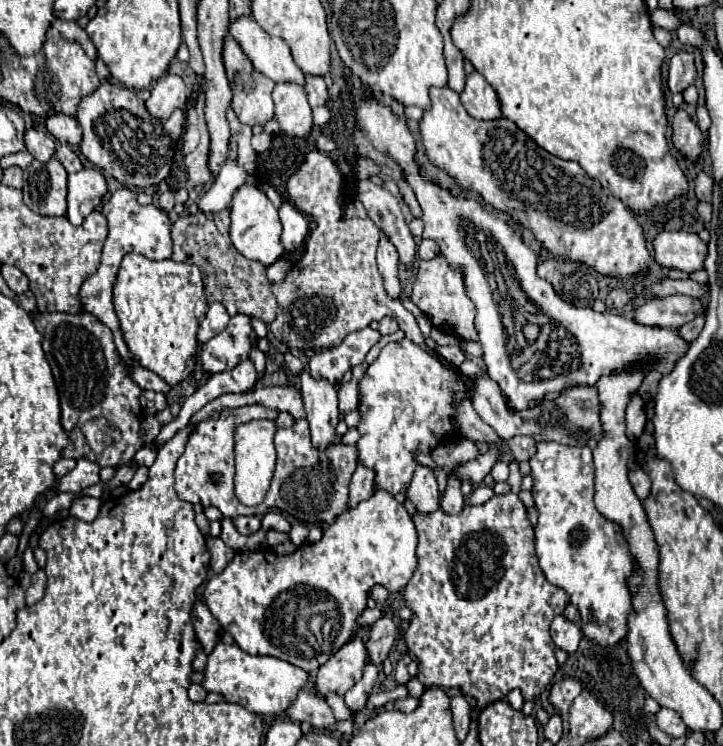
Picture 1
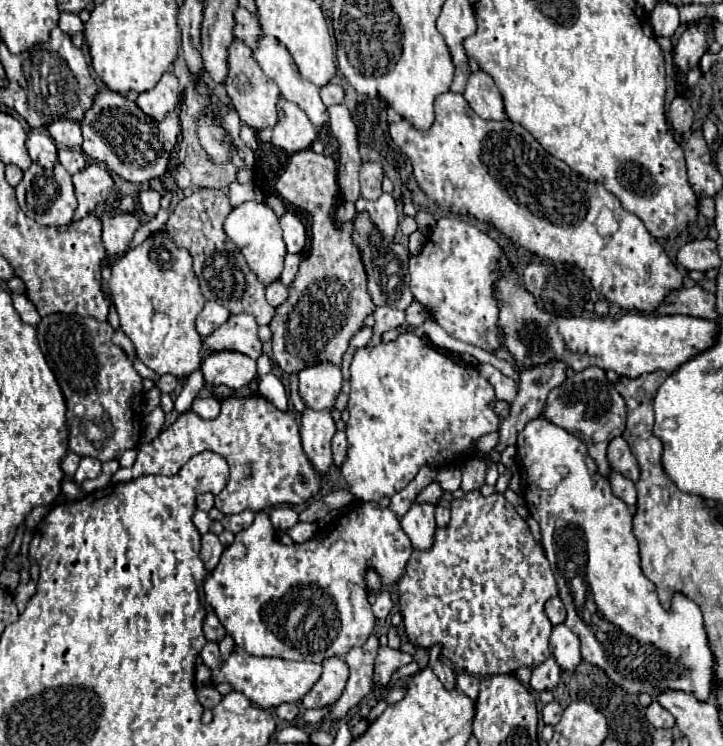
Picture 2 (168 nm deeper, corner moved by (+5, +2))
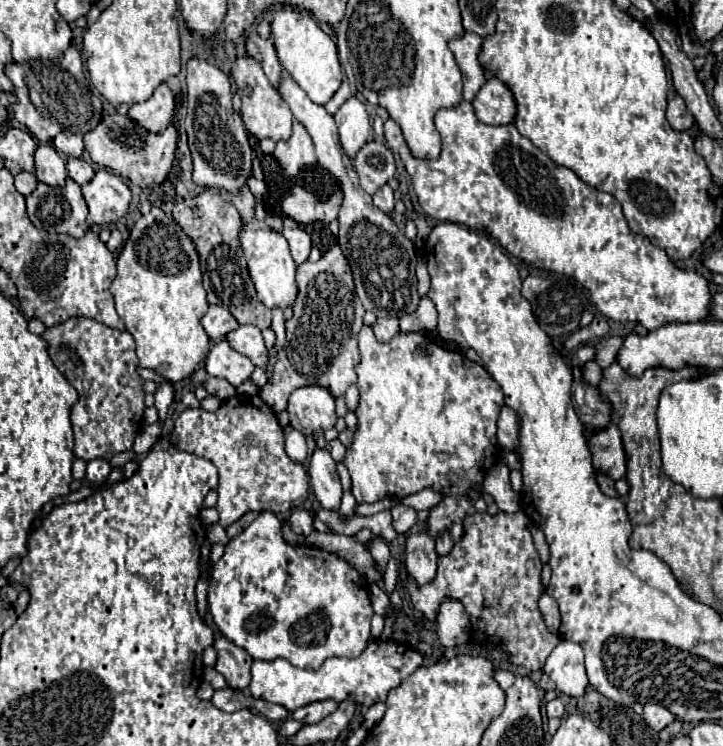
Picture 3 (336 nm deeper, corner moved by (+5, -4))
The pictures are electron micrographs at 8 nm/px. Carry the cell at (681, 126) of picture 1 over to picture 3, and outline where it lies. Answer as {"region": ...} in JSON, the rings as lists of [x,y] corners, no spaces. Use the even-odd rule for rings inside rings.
{"region":[[[674,97],[672,101],[668,101],[668,109],[666,109],[666,119],[670,123],[670,127],[674,131],[688,131],[694,123],[692,113],[686,109],[686,103],[682,97]]]}

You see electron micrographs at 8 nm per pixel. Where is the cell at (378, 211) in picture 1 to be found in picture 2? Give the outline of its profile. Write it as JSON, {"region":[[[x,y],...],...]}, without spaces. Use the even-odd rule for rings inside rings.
{"region":[[[364,161],[360,169],[360,185],[362,185],[362,197],[364,199],[378,199],[382,195],[382,179],[384,179],[384,167],[378,161]]]}

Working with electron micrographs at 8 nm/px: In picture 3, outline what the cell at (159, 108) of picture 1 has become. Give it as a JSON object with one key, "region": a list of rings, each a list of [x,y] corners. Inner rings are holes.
{"region":[[[162,83],[156,87],[154,95],[148,101],[132,105],[128,117],[152,133],[162,133],[172,121],[174,107],[176,107],[174,93],[166,83]]]}

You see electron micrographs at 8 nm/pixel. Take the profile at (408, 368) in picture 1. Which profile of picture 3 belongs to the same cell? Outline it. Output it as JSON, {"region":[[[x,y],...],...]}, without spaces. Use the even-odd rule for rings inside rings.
{"region":[[[364,325],[358,333],[358,345],[360,363],[356,365],[356,385],[360,401],[354,411],[358,427],[344,459],[356,501],[376,503],[384,497],[404,499],[424,487],[432,487],[444,495],[470,493],[478,499],[480,495],[470,491],[470,485],[482,483],[496,457],[496,419],[504,405],[500,385],[484,367],[456,351],[434,345],[422,333],[398,333],[392,341],[380,343],[376,341],[372,327]],[[436,453],[448,453],[450,457],[440,459]]]}

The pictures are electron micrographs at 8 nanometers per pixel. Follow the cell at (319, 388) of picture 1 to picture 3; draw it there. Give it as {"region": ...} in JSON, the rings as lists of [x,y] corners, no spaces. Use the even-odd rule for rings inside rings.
{"region":[[[322,447],[314,449],[314,453],[310,455],[308,475],[310,475],[312,491],[316,499],[322,503],[322,507],[338,509],[342,499],[342,485],[336,471],[336,463],[330,457],[328,449],[322,449]]]}

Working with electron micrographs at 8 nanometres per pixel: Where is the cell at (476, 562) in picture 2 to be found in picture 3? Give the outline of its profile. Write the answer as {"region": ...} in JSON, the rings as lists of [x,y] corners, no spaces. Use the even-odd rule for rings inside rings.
{"region":[[[504,511],[496,515],[474,513],[464,517],[462,525],[462,539],[454,543],[448,555],[438,559],[438,573],[430,583],[420,585],[414,577],[406,579],[412,605],[422,613],[426,625],[432,625],[446,599],[460,601],[474,633],[484,633],[492,645],[510,657],[512,665],[540,671],[560,637],[548,631],[538,611],[538,599],[544,593],[540,579],[542,561],[528,531],[528,517],[524,511],[514,515]]]}

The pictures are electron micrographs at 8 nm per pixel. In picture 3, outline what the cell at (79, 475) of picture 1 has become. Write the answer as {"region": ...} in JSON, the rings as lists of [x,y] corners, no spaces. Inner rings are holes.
{"region":[[[94,459],[94,461],[88,463],[86,479],[88,479],[90,483],[94,483],[94,485],[100,485],[100,483],[106,481],[106,477],[108,477],[110,471],[112,471],[112,469],[110,469],[110,463],[108,463],[108,461],[98,461],[98,459]]]}

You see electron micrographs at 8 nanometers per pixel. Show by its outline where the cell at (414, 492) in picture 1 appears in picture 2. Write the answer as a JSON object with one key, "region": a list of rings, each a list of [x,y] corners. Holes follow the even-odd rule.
{"region":[[[414,503],[402,519],[402,529],[410,537],[414,549],[428,551],[434,543],[434,531],[436,531],[434,505]]]}

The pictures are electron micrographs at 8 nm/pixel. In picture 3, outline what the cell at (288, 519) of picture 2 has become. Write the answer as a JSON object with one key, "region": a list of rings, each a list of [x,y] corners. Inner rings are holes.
{"region":[[[292,511],[290,517],[286,519],[286,523],[290,525],[290,529],[298,535],[310,535],[312,533],[312,517],[308,511]]]}

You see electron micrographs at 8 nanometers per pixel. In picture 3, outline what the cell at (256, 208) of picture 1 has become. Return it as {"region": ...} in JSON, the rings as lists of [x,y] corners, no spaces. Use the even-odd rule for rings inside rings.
{"region":[[[244,225],[240,229],[240,245],[244,249],[244,257],[248,261],[248,271],[250,271],[250,277],[254,281],[254,287],[256,287],[256,293],[258,293],[258,299],[268,307],[288,307],[294,303],[296,299],[296,263],[294,259],[290,257],[290,249],[288,249],[288,241],[284,239],[282,233],[270,229],[270,227],[262,227],[262,229],[250,229],[248,225]]]}

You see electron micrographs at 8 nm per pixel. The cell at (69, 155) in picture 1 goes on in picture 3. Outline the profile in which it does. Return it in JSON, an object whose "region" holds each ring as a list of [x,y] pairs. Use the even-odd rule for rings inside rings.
{"region":[[[70,157],[66,161],[66,169],[68,169],[68,175],[78,183],[78,185],[84,185],[88,183],[92,177],[94,177],[94,167],[90,163],[86,163],[84,159],[74,159]]]}

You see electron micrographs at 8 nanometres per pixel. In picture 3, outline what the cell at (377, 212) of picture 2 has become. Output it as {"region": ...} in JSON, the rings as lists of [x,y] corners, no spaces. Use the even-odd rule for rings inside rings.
{"region":[[[388,185],[378,189],[378,193],[374,195],[374,205],[384,213],[390,213],[394,209],[394,193],[392,193],[392,189]]]}

